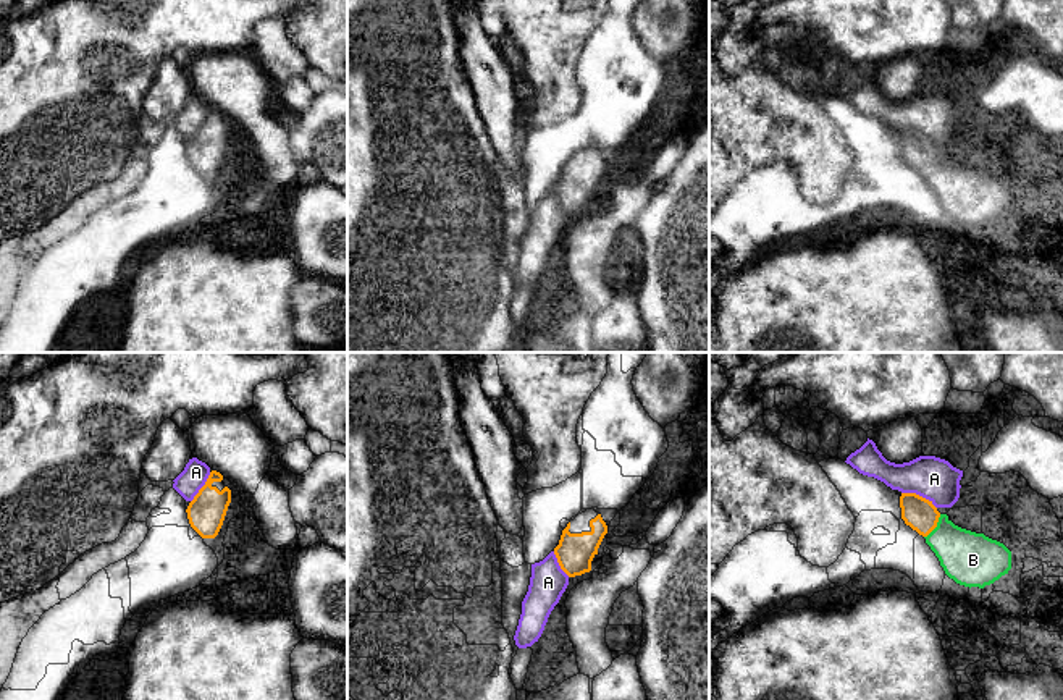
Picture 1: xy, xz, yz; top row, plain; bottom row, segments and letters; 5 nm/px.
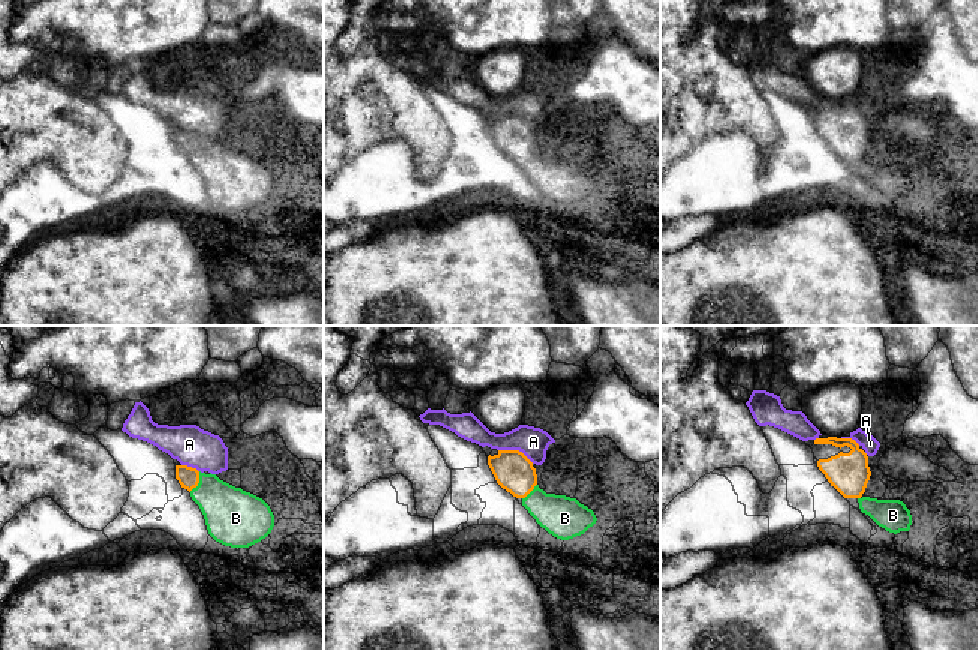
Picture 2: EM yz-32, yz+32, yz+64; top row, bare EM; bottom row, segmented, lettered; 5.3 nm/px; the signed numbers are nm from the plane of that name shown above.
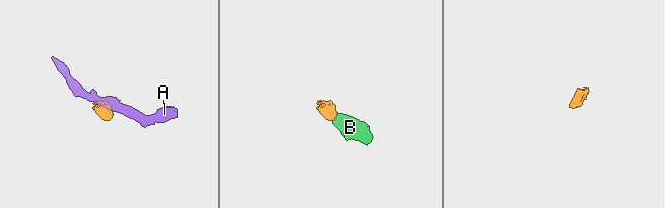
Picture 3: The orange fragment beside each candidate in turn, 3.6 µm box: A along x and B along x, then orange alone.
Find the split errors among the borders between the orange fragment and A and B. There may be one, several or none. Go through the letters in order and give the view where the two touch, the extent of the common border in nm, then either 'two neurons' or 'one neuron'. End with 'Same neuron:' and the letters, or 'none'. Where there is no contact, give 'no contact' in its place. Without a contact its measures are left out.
A: yz | 190 nm | two neurons
B: yz | 150 nm | one neuron
Same neuron: B

